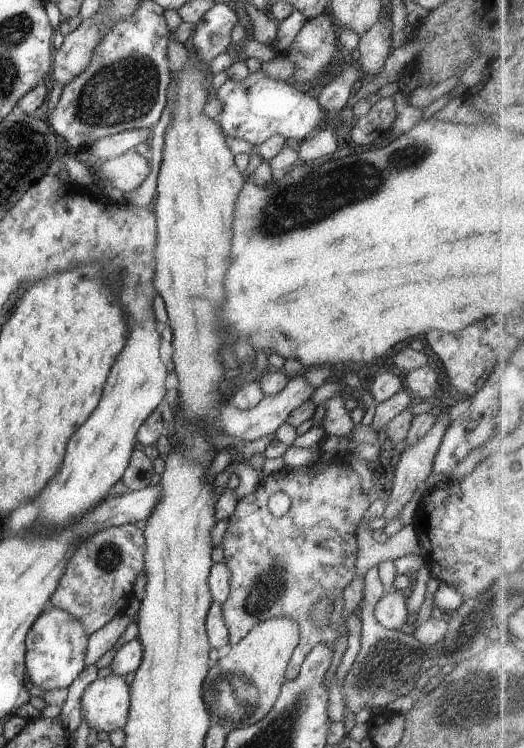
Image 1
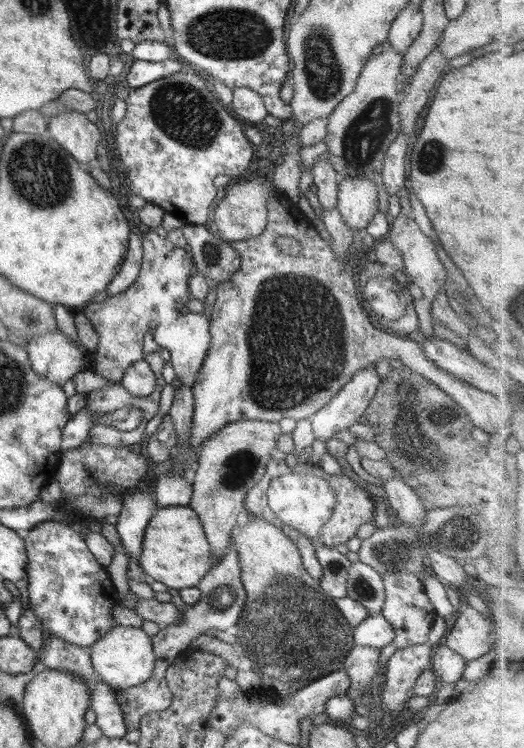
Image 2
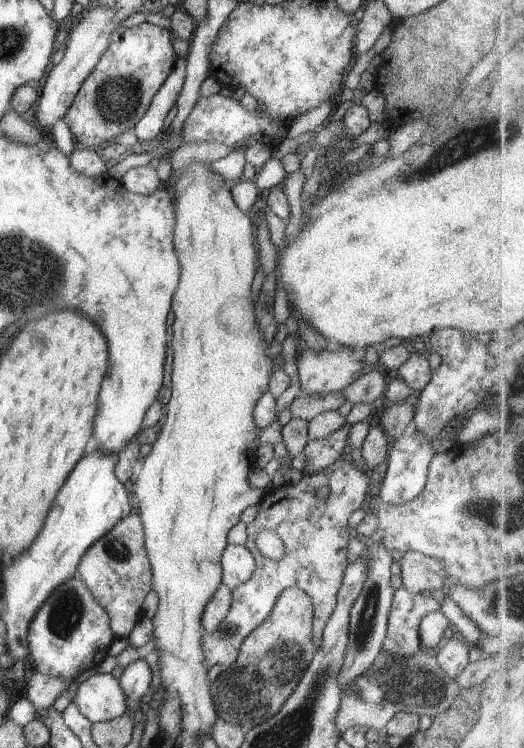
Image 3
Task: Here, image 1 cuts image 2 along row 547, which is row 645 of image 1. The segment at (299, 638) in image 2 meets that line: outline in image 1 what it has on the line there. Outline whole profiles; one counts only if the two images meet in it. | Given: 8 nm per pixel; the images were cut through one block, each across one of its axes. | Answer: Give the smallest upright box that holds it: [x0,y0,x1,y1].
[202,616,302,732]

